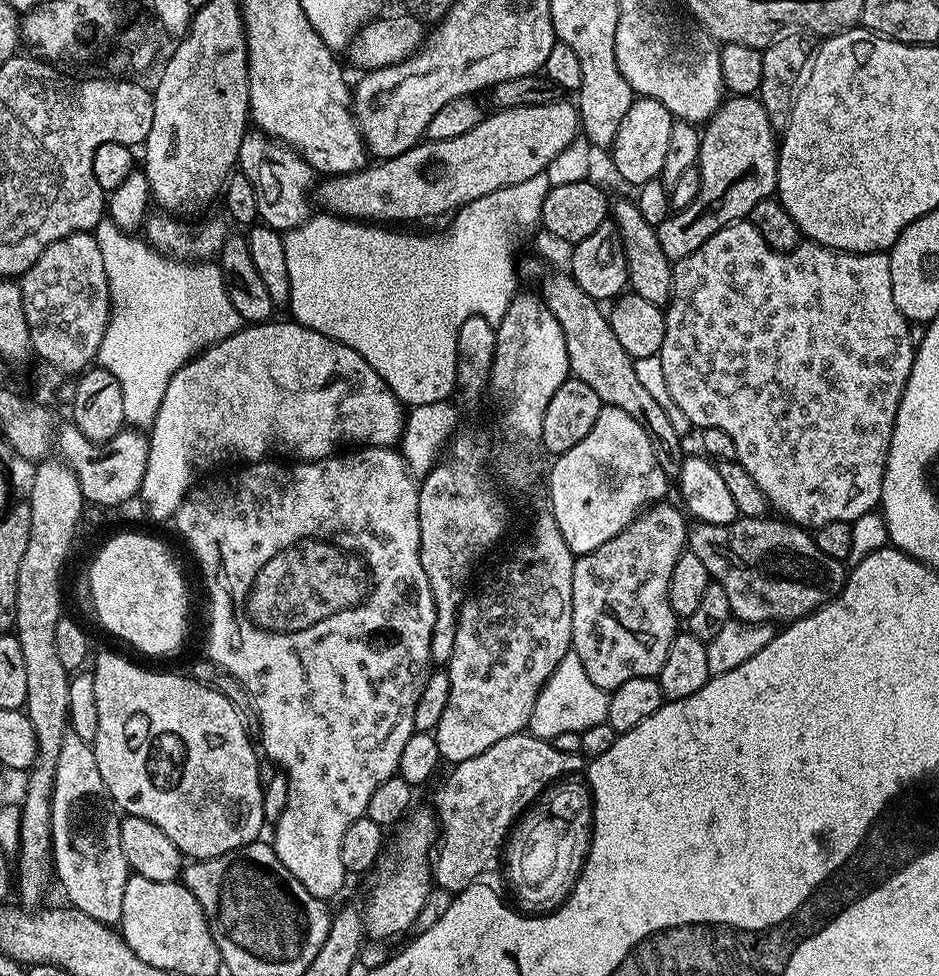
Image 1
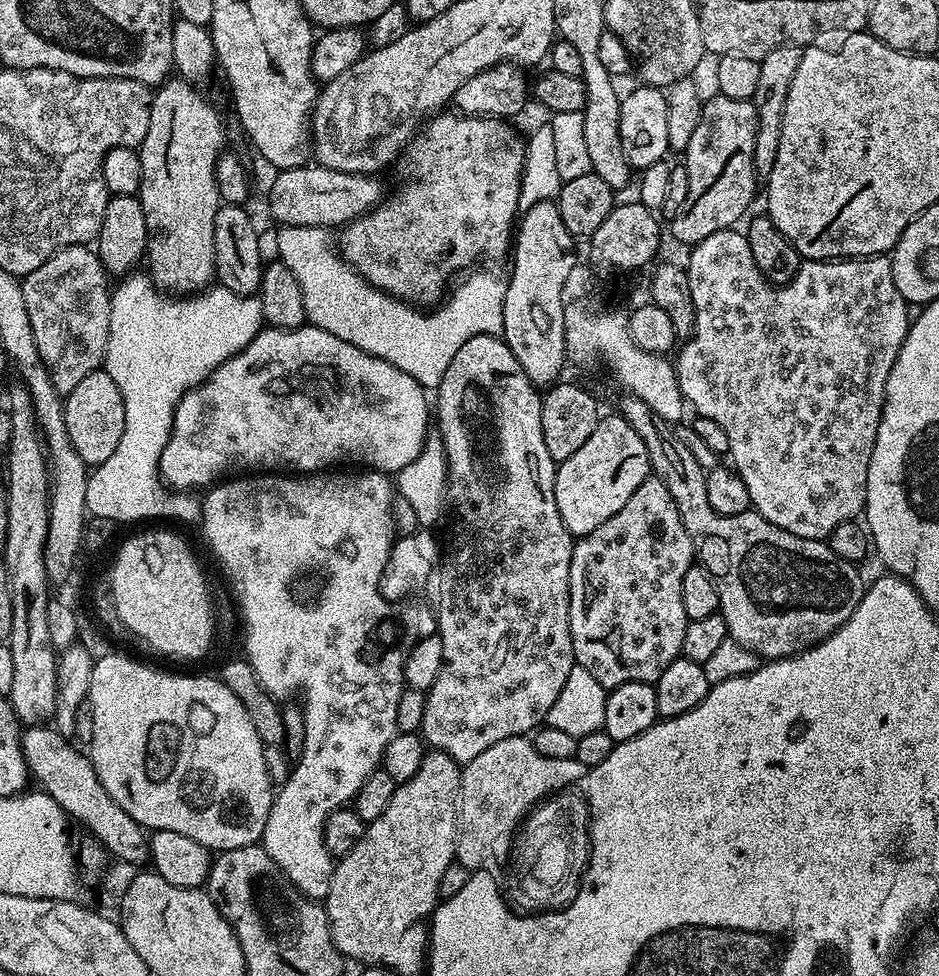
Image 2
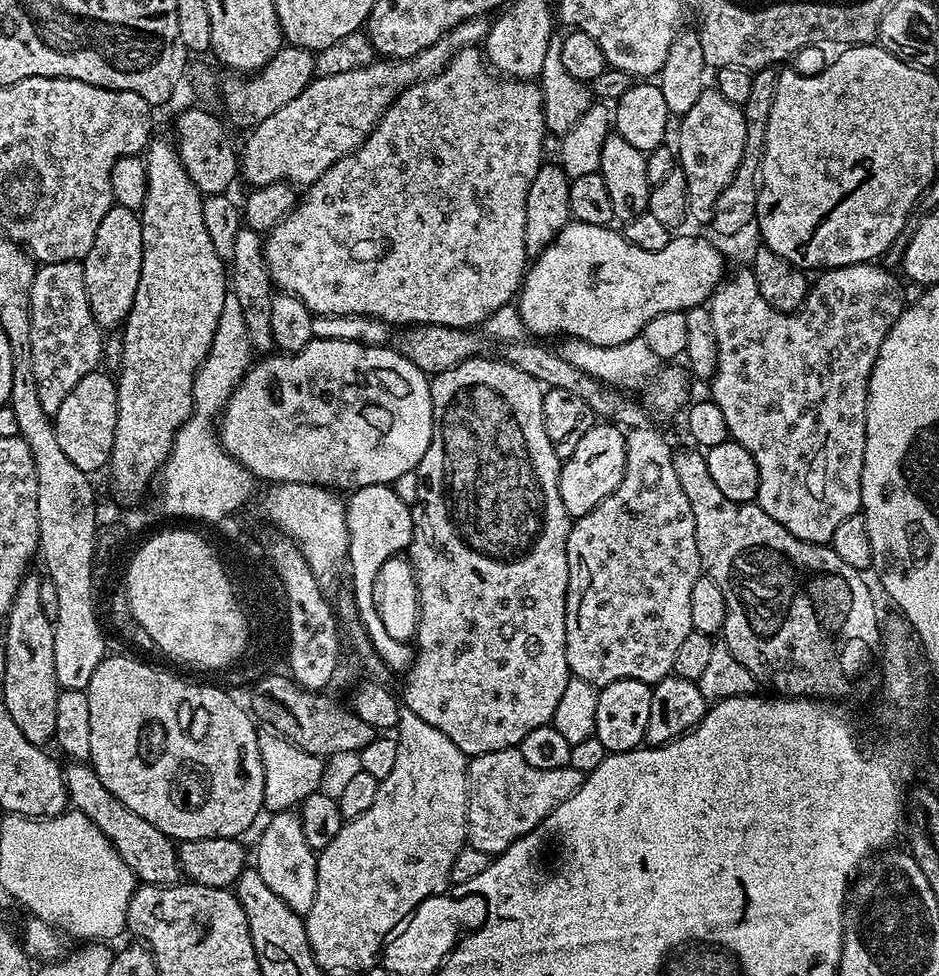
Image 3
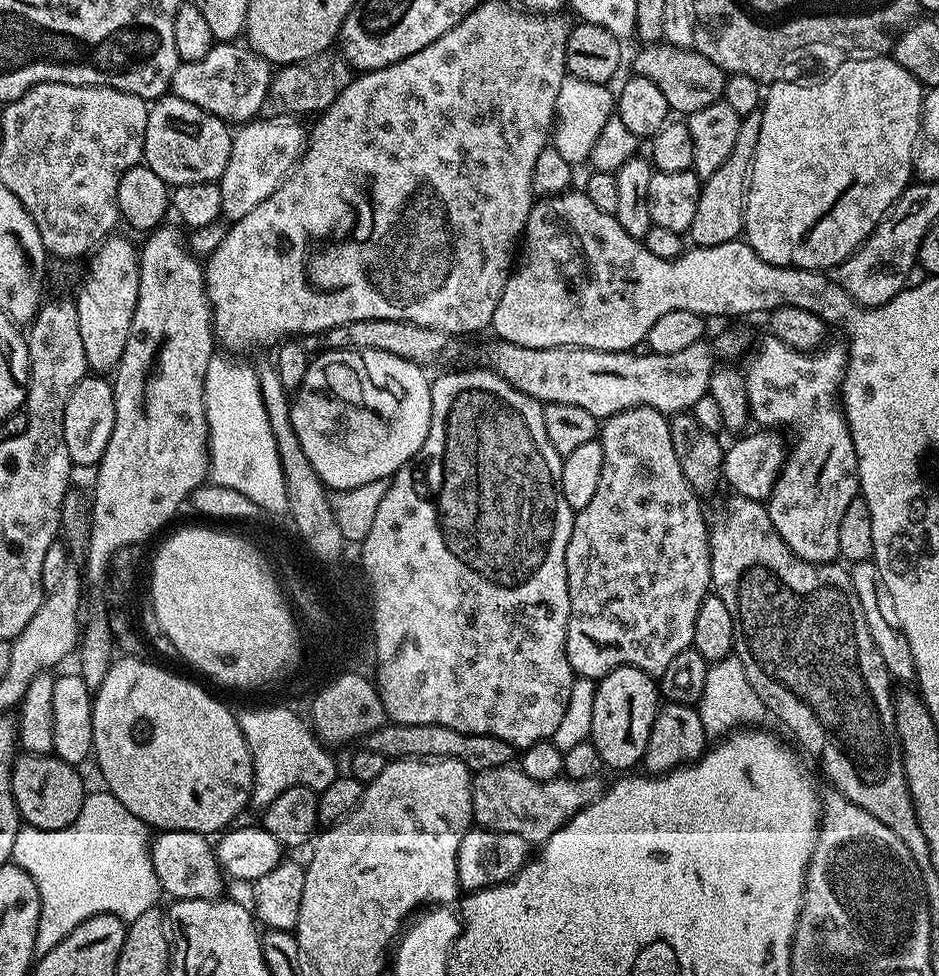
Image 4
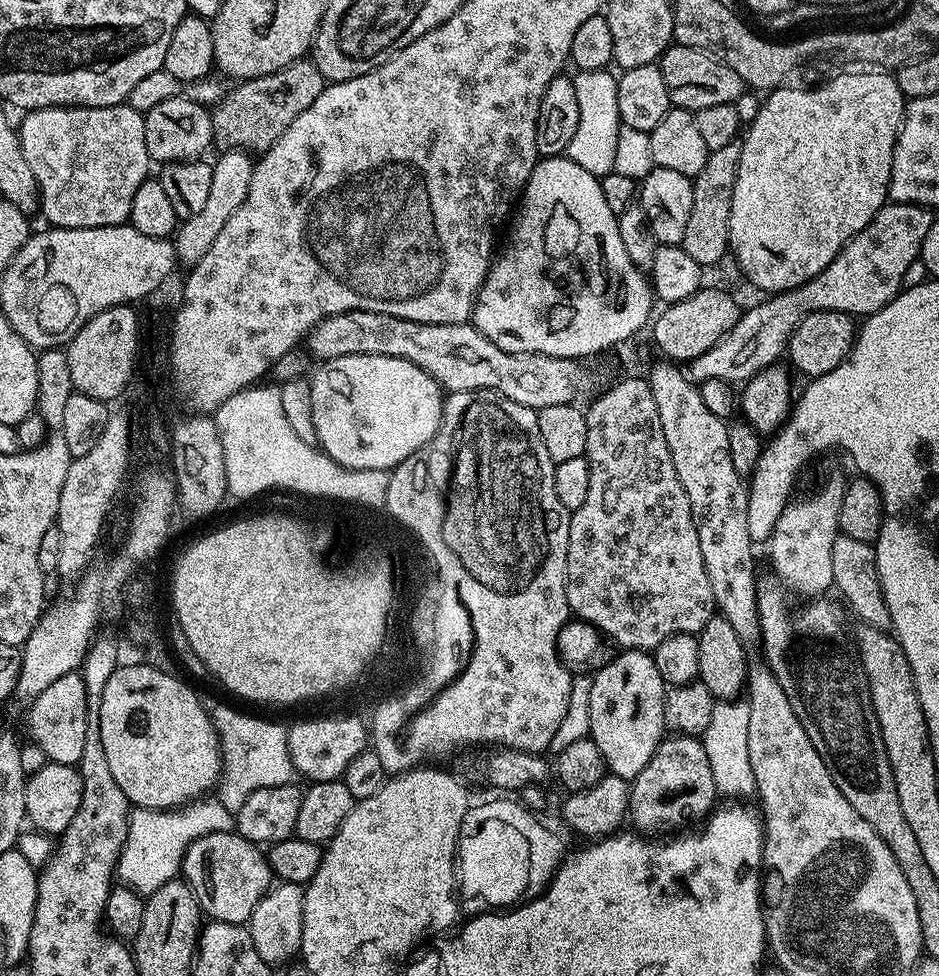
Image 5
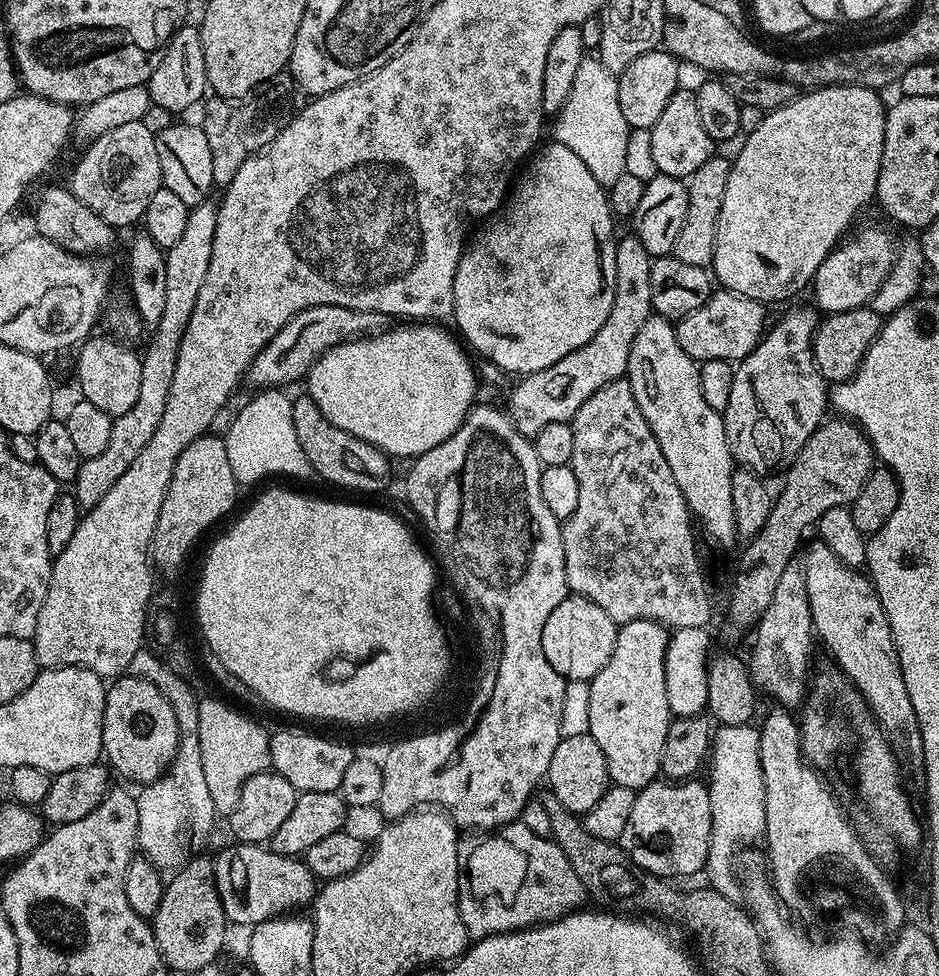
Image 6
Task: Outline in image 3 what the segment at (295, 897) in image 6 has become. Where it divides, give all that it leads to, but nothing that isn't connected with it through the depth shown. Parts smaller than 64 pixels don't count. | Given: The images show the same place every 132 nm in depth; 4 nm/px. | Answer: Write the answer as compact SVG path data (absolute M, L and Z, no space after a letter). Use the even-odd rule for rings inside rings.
M72 762L64 768L64 781L68 787L68 798L71 807L77 812L86 814L108 841L118 850L122 862L130 866L140 884L162 884L171 886L181 883L180 854L171 836L162 834L158 826L146 822L146 818L138 818L134 810L122 806L106 786L102 786L102 778L88 762Z

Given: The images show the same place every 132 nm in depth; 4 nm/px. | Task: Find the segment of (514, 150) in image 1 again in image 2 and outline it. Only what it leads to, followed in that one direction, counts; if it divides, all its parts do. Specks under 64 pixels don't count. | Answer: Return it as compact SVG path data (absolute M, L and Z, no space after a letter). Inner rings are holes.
M317 164L281 169L268 192L268 208L279 225L308 228L341 227L364 215L384 198L380 178L375 175L344 172Z

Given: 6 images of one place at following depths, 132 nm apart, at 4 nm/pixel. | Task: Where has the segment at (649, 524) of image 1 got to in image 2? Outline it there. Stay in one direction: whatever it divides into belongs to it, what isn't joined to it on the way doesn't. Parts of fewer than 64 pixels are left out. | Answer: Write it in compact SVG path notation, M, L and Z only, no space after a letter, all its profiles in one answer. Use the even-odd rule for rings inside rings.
M649 478L630 494L630 499L618 514L606 518L598 530L590 530L590 534L579 537L573 543L572 557L570 558L570 638L572 652L576 655L576 664L590 670L591 676L598 678L598 682L609 690L622 686L626 682L646 682L652 684L682 653L682 637L686 635L686 626L689 618L686 606L682 606L682 578L686 578L686 570L694 566L694 549L690 534L686 534L686 526L682 526L682 518L678 514L678 506L674 506L674 498L670 498L670 490L661 480Z

